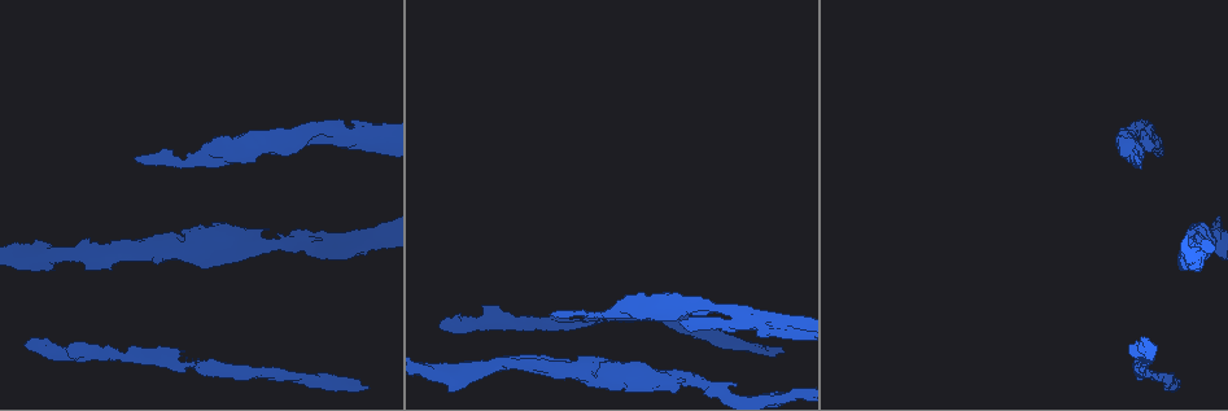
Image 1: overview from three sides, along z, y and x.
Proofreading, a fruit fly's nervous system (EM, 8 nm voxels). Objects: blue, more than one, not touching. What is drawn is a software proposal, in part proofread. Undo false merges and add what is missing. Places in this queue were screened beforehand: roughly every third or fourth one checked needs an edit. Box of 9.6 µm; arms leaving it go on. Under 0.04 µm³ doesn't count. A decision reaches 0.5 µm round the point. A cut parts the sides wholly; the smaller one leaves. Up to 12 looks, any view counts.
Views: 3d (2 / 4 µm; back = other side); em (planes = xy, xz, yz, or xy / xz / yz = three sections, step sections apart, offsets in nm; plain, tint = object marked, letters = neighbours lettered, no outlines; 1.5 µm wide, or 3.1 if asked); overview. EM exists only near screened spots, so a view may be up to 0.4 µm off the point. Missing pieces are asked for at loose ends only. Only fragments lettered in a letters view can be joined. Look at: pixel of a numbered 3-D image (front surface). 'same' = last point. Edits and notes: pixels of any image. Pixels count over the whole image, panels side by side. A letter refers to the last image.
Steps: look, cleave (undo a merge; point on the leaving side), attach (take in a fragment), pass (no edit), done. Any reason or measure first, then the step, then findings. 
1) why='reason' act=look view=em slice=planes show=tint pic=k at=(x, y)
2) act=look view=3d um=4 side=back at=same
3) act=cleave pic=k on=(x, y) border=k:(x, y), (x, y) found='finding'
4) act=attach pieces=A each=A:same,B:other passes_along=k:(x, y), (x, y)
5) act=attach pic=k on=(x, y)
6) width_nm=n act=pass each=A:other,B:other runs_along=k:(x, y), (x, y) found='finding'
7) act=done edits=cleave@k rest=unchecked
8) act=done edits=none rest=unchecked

why='thick end' act=look view=3d um=4 pic=1 at=(244, 259)

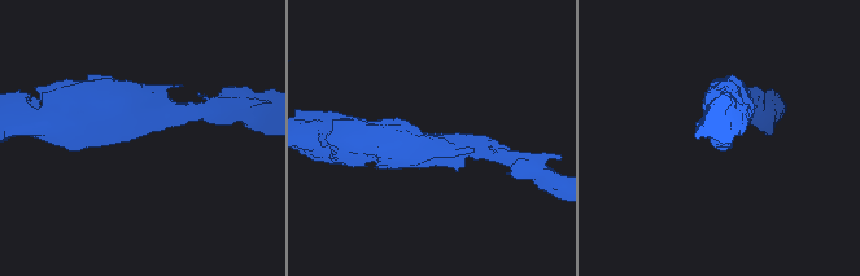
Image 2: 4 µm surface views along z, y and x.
act=look view=em slice=planes show=letters pic=2 at=(142, 133)

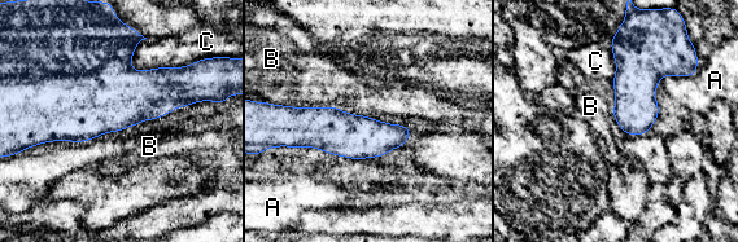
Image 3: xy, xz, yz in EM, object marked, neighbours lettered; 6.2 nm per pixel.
width_nm=240 act=pass each=A:other,B:other,C:other border=3:(327, 105), (339, 109) found='no lettered fragment goes on from it'

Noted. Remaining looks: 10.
why='closes a loop' act=look view=3d um=2 pic=1 at=(317, 140)

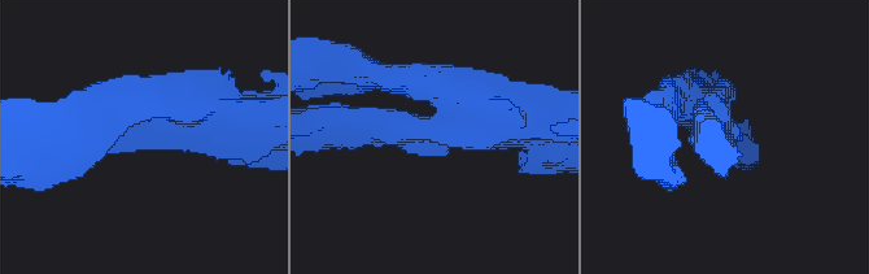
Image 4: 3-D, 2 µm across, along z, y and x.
why='need the tissue' act=look view=em slice=xz step=8 show=tint pic=4 at=(431, 137)

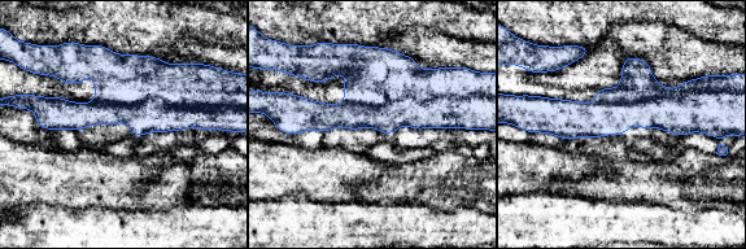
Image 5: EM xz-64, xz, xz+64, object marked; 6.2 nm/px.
act=look view=em slice=planes show=letters at=same

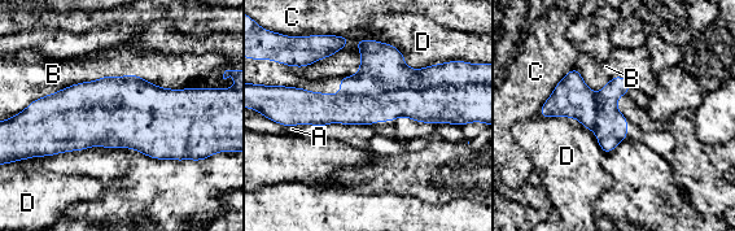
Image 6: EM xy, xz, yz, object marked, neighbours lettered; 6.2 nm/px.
act=cleave pic=6 on=(415, 104) each=A:other,B:other,C:other,D:other found='two cells meet here'

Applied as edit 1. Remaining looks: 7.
act=look view=overview

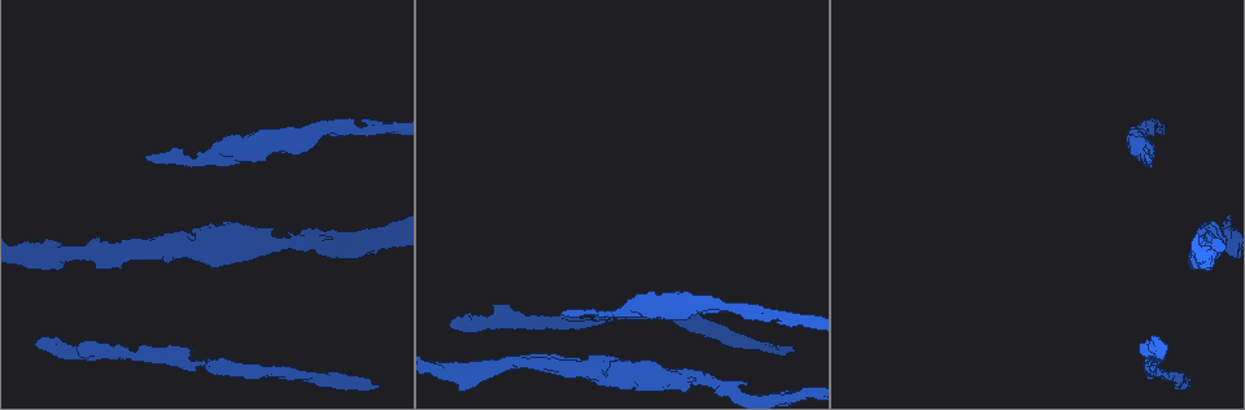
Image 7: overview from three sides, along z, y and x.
why='thick turns thin' act=look view=em slice=planes show=letters pic=7 at=(1142, 152)

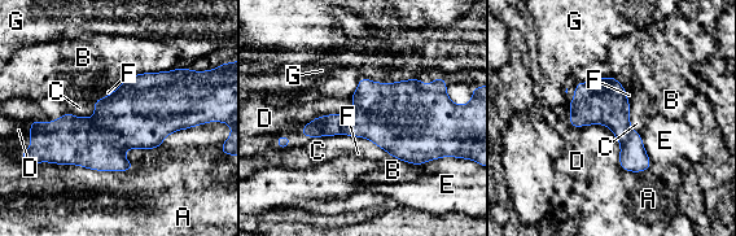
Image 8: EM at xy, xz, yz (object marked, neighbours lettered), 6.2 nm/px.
longest_contact=B:420nm act=pass each=A:other,B:other,C:other,D:other,E:other,F:other,G:other found='all the same cell'

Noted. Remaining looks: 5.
why='branch stops here' act=look view=3d um=4 pic=7 at=(36, 342)

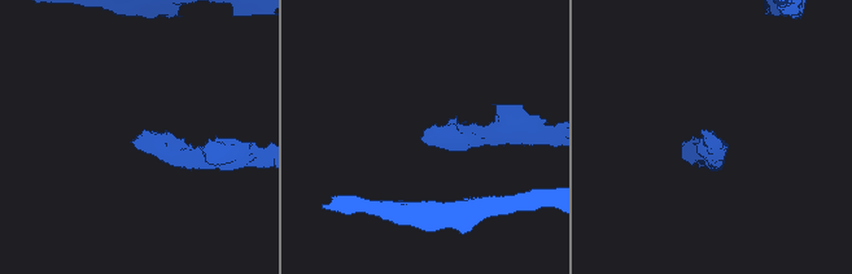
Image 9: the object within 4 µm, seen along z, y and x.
act=look view=em slice=planes show=letters pic=9 at=(421, 141)

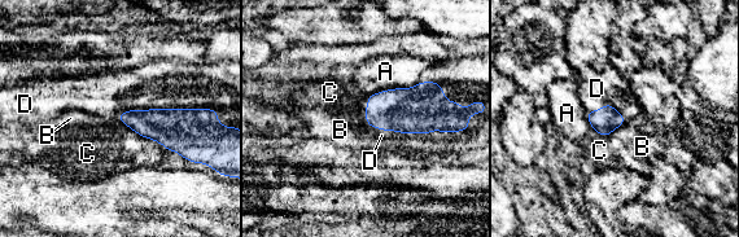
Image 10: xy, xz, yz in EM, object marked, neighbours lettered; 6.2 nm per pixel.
longest_contact=B:360nm act=attach pieces=D each=A:other,B:other,C:other,D:same passes_along=10:(418, 109), (385, 130), (381, 135) found='the cell continues'

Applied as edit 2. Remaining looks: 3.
why='calibre changes' act=look view=3d um=4 pic=7 at=(206, 364)

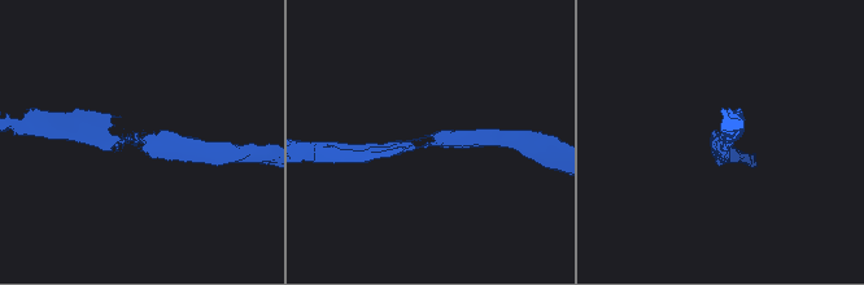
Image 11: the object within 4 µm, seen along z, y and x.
arm_widths_nm=200,220 why='shape alone is not enough' act=look view=em slice=xy step=8 show=plain pic=11 at=(135, 140)

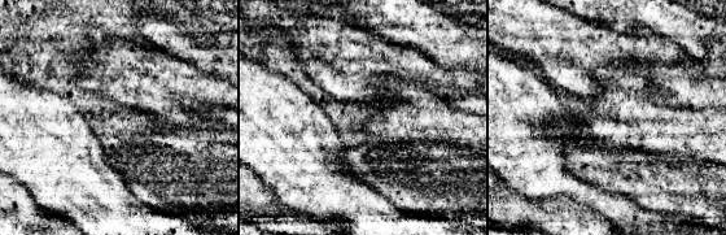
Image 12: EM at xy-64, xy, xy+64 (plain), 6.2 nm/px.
why='what lies round it' act=look view=em slice=xy step=8 show=letters at=same

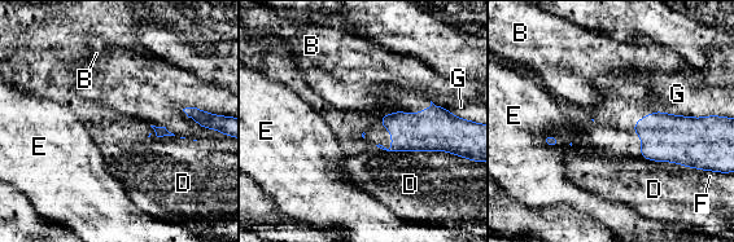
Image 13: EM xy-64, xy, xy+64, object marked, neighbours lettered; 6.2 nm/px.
act=pass each=B:other,D:other,E:other,F:other,G:other found='one cell here'

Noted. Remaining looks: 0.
act=done edits=cleave@6,attach@10 rest=unchecked

